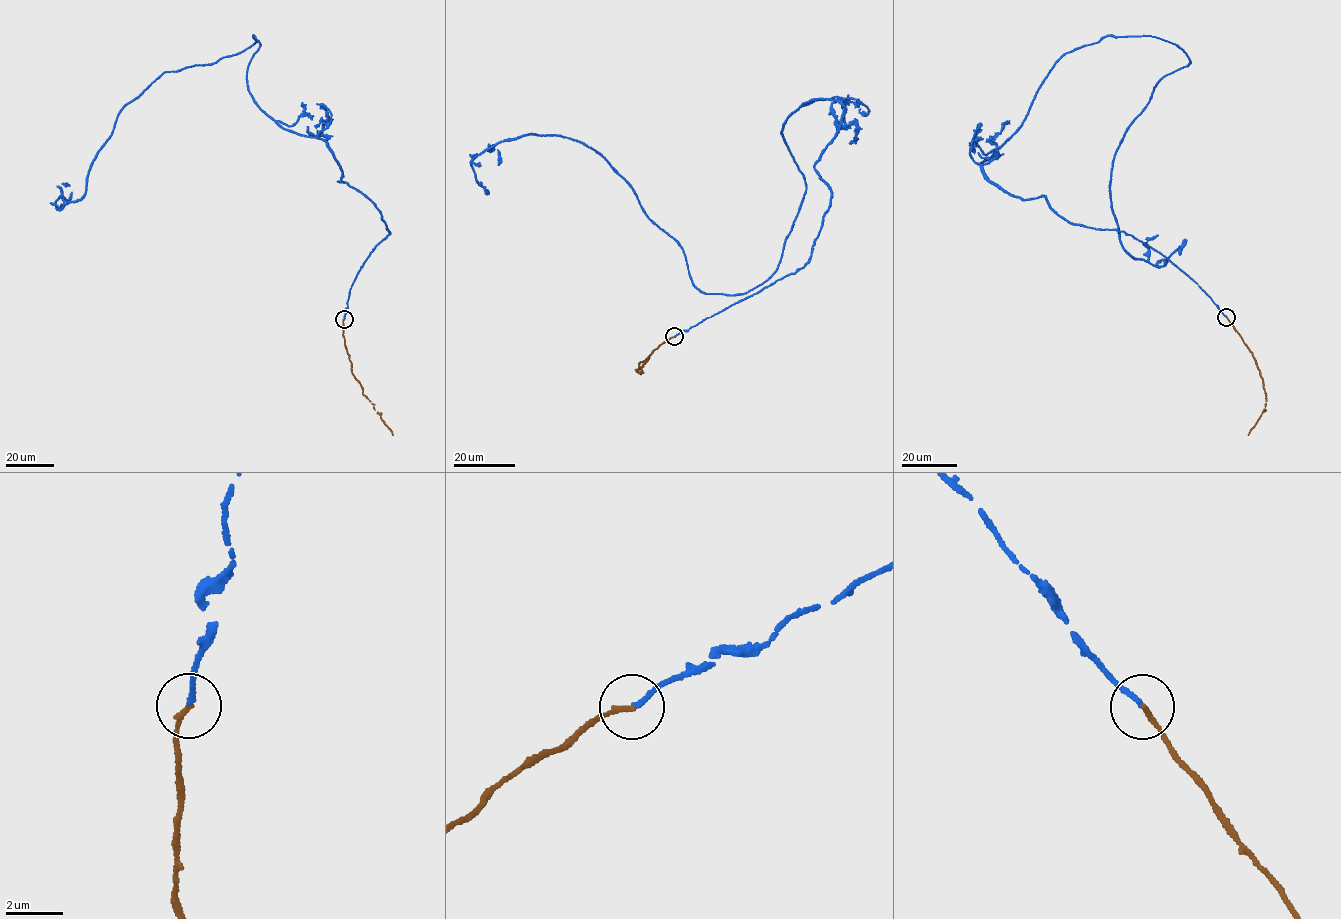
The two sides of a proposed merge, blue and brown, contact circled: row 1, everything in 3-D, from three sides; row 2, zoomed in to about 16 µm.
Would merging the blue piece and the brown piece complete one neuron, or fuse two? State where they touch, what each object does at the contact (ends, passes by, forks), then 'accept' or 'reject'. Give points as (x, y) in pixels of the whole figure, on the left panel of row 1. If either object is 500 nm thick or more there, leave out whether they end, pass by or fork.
place (344, 319); blue ends; brown ends; accept

